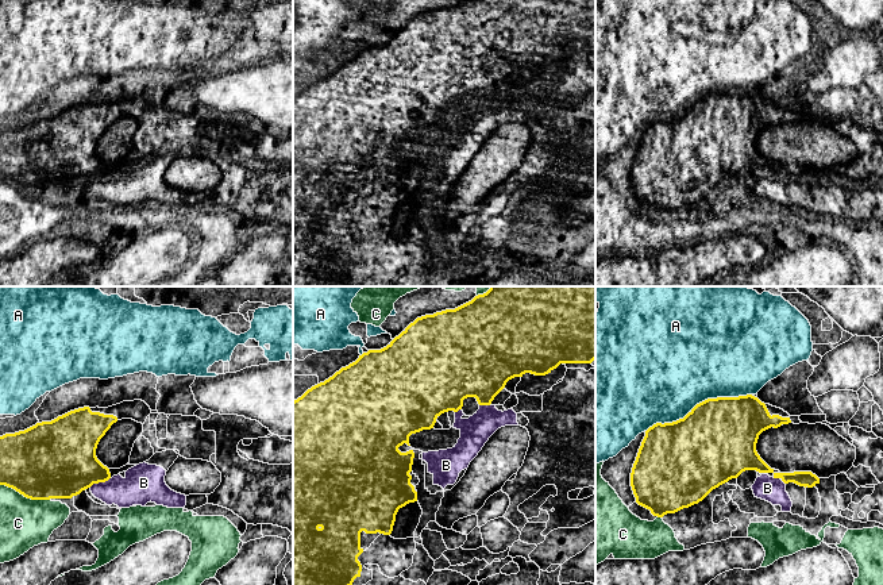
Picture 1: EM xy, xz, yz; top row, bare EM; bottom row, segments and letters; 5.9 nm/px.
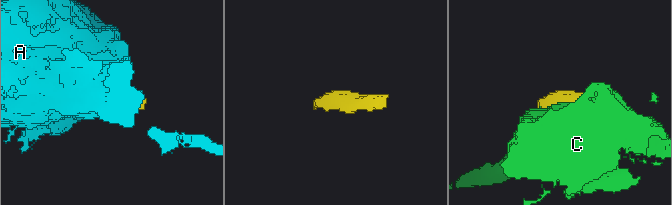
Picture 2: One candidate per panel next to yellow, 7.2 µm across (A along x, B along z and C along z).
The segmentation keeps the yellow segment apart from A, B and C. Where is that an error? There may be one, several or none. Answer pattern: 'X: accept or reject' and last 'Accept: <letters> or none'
A: reject
B: reject
C: reject
Accept: none

